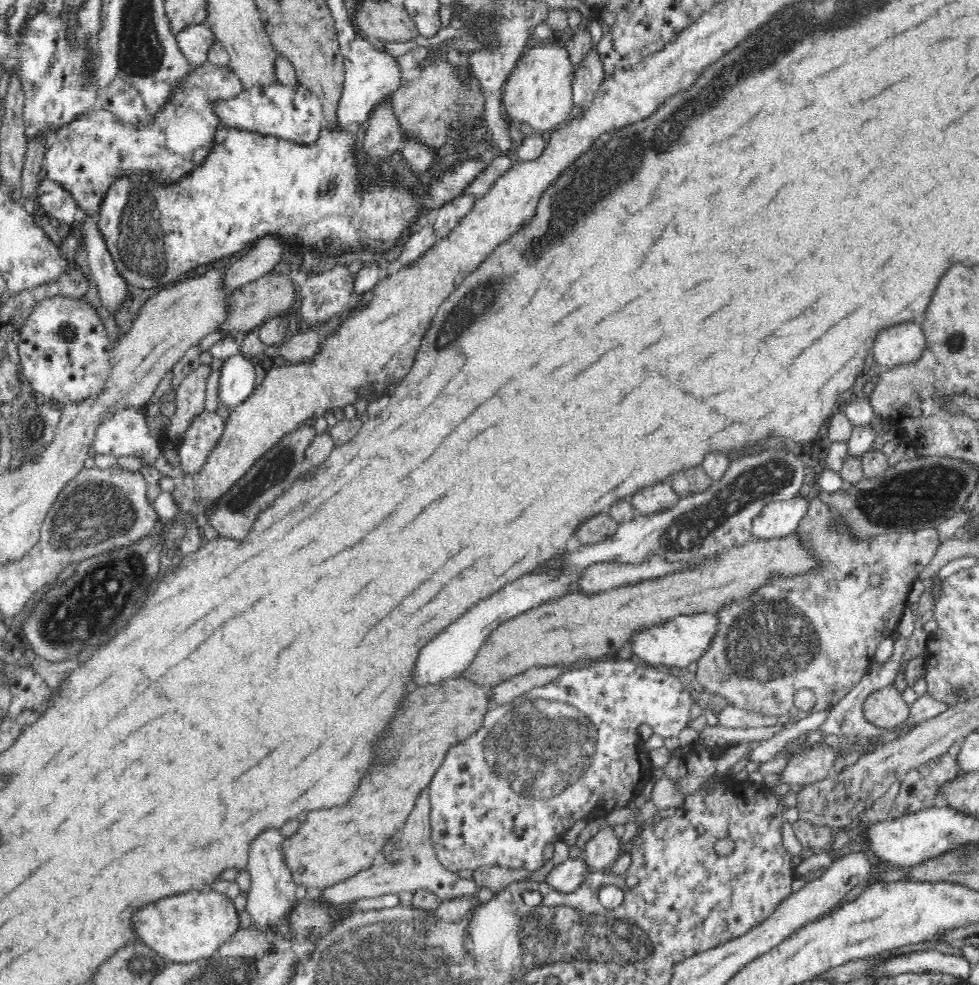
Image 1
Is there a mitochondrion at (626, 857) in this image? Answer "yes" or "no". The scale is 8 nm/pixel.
no

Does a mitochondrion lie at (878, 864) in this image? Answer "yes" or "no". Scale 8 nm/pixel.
no

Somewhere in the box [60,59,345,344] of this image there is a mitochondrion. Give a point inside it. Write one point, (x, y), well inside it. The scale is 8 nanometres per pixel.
(141, 241)

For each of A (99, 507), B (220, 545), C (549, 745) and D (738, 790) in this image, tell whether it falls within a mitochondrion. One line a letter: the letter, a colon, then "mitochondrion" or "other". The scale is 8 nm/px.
A: mitochondrion
B: other
C: mitochondrion
D: other

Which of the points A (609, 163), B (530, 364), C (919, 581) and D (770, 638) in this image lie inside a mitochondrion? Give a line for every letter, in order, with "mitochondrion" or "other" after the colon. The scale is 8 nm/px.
A: mitochondrion
B: other
C: other
D: mitochondrion

